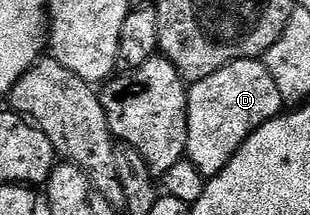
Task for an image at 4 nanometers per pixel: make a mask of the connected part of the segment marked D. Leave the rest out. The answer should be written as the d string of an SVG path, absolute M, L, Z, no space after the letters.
M233 59L232 62L227 63L222 69L215 71L210 77L197 79L188 87L188 150L186 152L186 158L192 162L205 177L218 174L220 170L236 156L236 151L239 147L241 147L263 123L268 123L271 119L281 114L281 112L285 110L285 107L286 104L282 93L278 93L278 85L274 83L274 77L270 77L270 69L263 61L260 59Z

